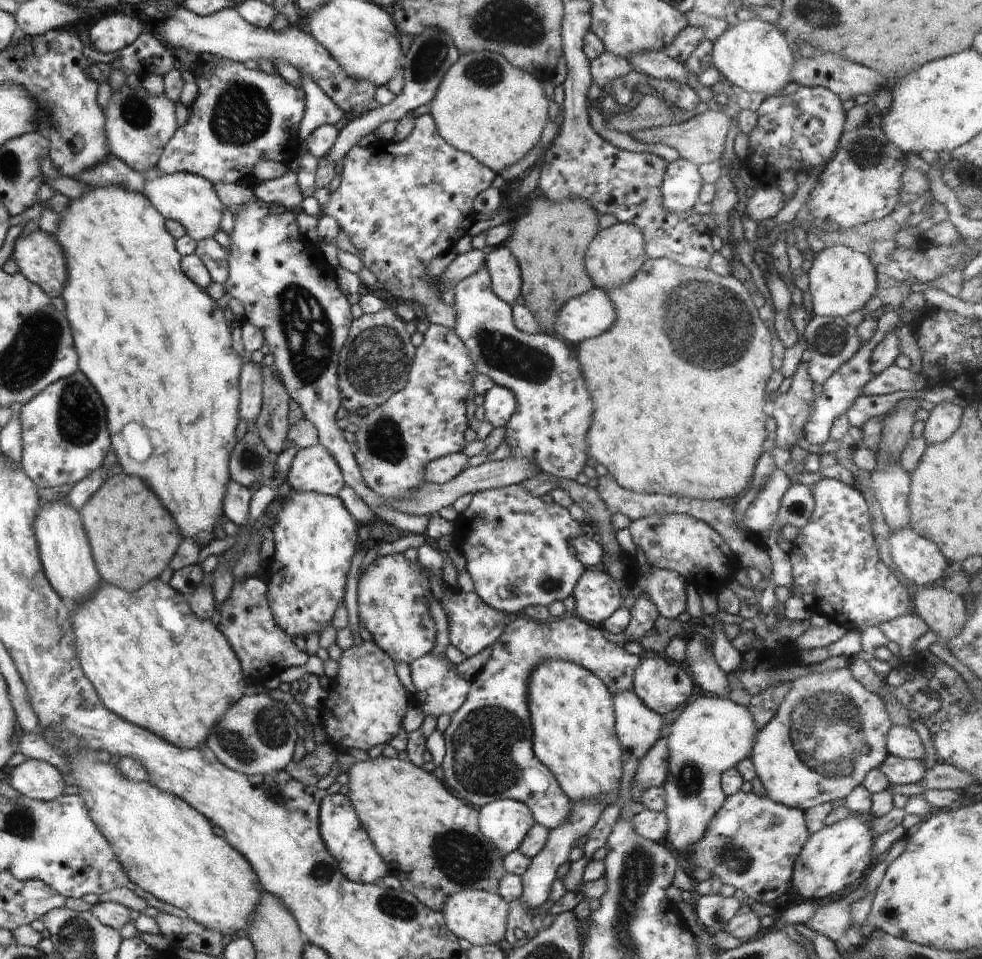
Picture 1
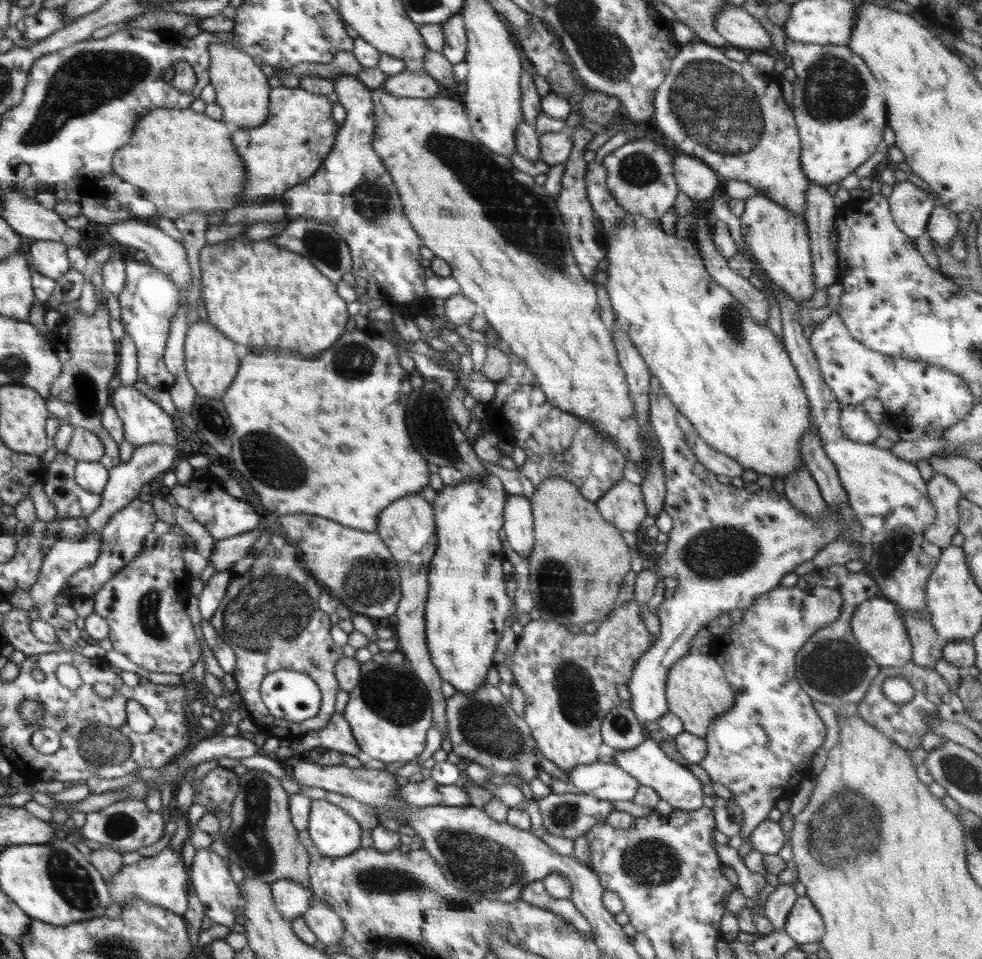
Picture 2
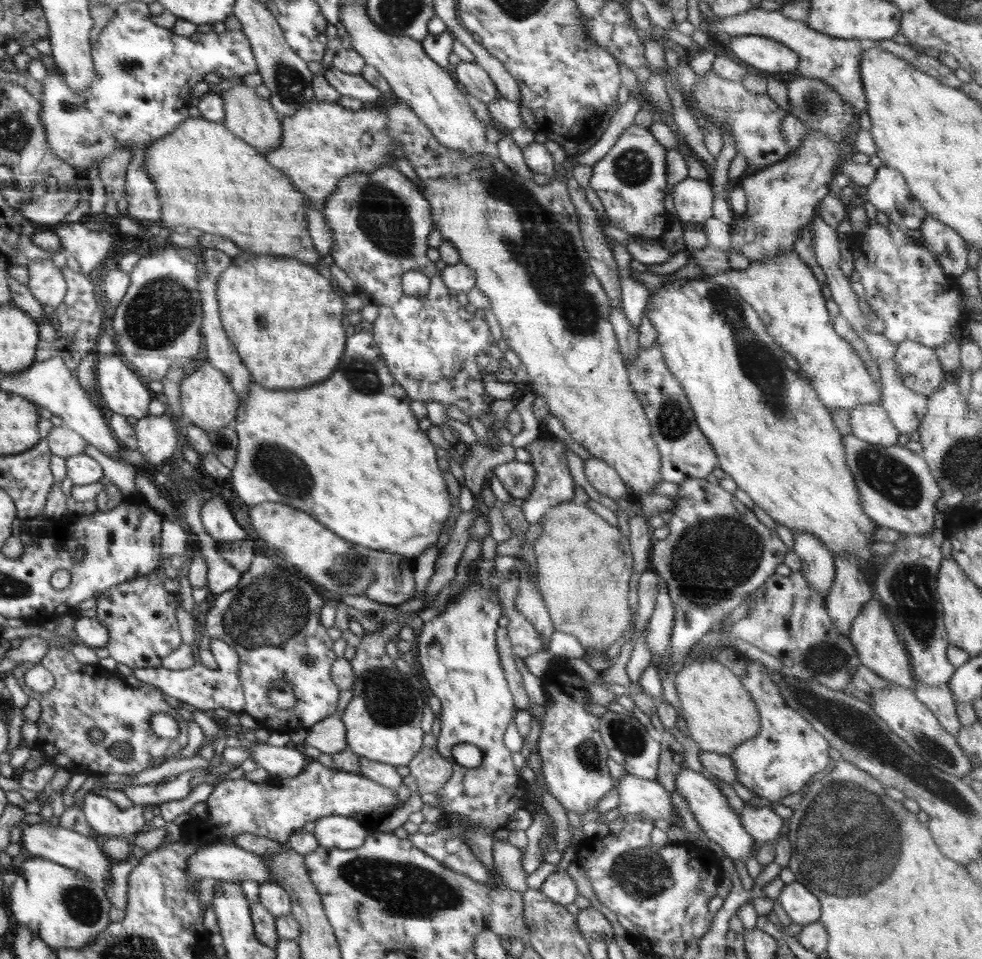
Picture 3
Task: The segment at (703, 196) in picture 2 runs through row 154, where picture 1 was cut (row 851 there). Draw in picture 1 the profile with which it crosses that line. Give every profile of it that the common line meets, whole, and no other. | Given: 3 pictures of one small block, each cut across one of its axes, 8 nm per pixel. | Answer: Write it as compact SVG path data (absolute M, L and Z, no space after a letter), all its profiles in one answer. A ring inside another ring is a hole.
M706 695L685 705L667 736L669 775L663 784L667 837L679 853L690 851L703 838L709 822L727 797L721 787L723 772L751 756L759 731L748 707L728 698Z

